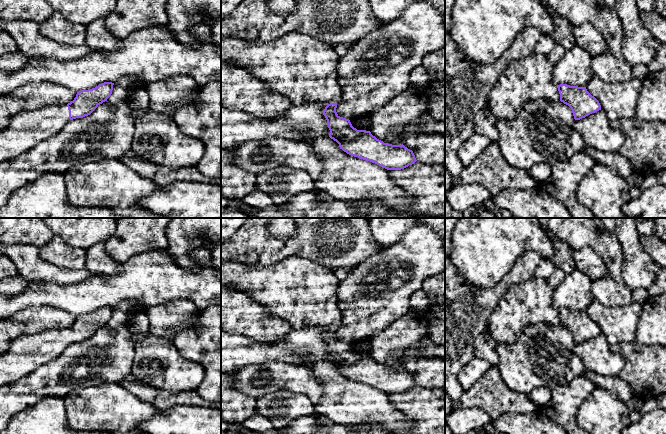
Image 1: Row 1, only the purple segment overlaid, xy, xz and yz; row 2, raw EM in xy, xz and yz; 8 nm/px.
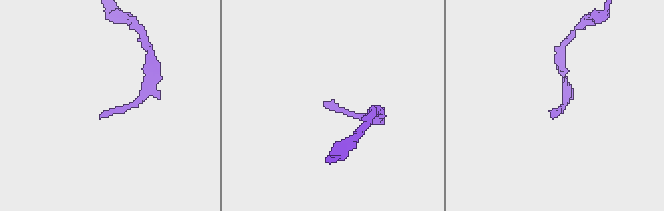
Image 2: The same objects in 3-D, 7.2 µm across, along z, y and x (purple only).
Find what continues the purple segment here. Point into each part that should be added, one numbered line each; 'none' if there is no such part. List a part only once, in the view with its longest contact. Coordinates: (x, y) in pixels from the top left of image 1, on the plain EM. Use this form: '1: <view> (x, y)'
1: xy (26, 354)

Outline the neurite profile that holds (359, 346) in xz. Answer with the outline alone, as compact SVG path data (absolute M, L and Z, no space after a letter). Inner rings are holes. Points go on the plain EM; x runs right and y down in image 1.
M366 338L362 340L357 340L355 342L351 342L350 346L352 350L357 354L364 354L364 351L371 347L371 338Z

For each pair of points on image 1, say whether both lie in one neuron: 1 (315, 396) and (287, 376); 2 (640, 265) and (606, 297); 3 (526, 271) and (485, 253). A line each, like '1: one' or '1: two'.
1: one
2: two
3: two

